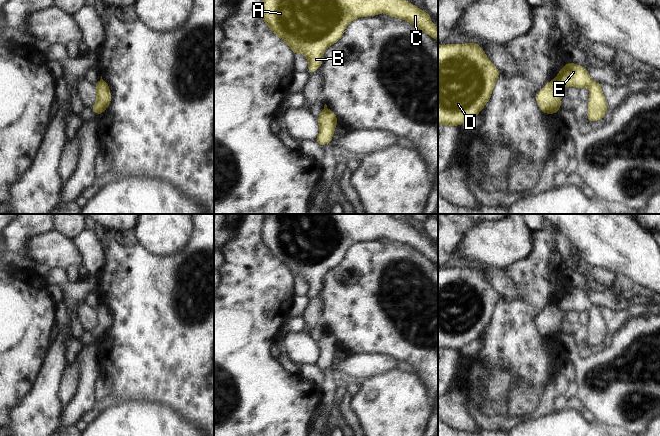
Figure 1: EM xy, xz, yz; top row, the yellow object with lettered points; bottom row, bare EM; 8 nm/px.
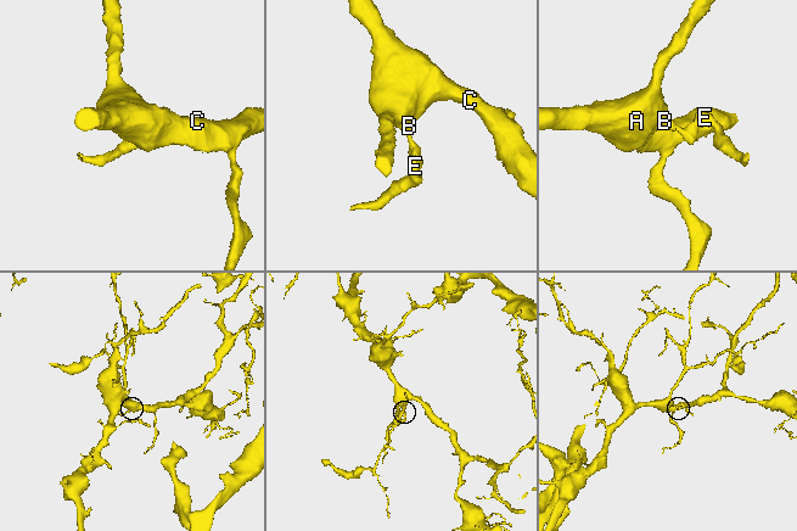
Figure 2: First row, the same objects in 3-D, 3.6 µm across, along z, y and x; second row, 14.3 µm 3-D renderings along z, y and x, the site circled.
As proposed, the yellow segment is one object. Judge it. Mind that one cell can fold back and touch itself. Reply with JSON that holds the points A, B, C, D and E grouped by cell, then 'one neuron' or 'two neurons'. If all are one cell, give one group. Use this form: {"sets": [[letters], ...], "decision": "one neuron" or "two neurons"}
{"sets": [["A", "B", "C", "D"], ["E"]], "decision": "two neurons"}

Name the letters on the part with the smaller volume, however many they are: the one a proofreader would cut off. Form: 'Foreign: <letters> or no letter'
Foreign: E

